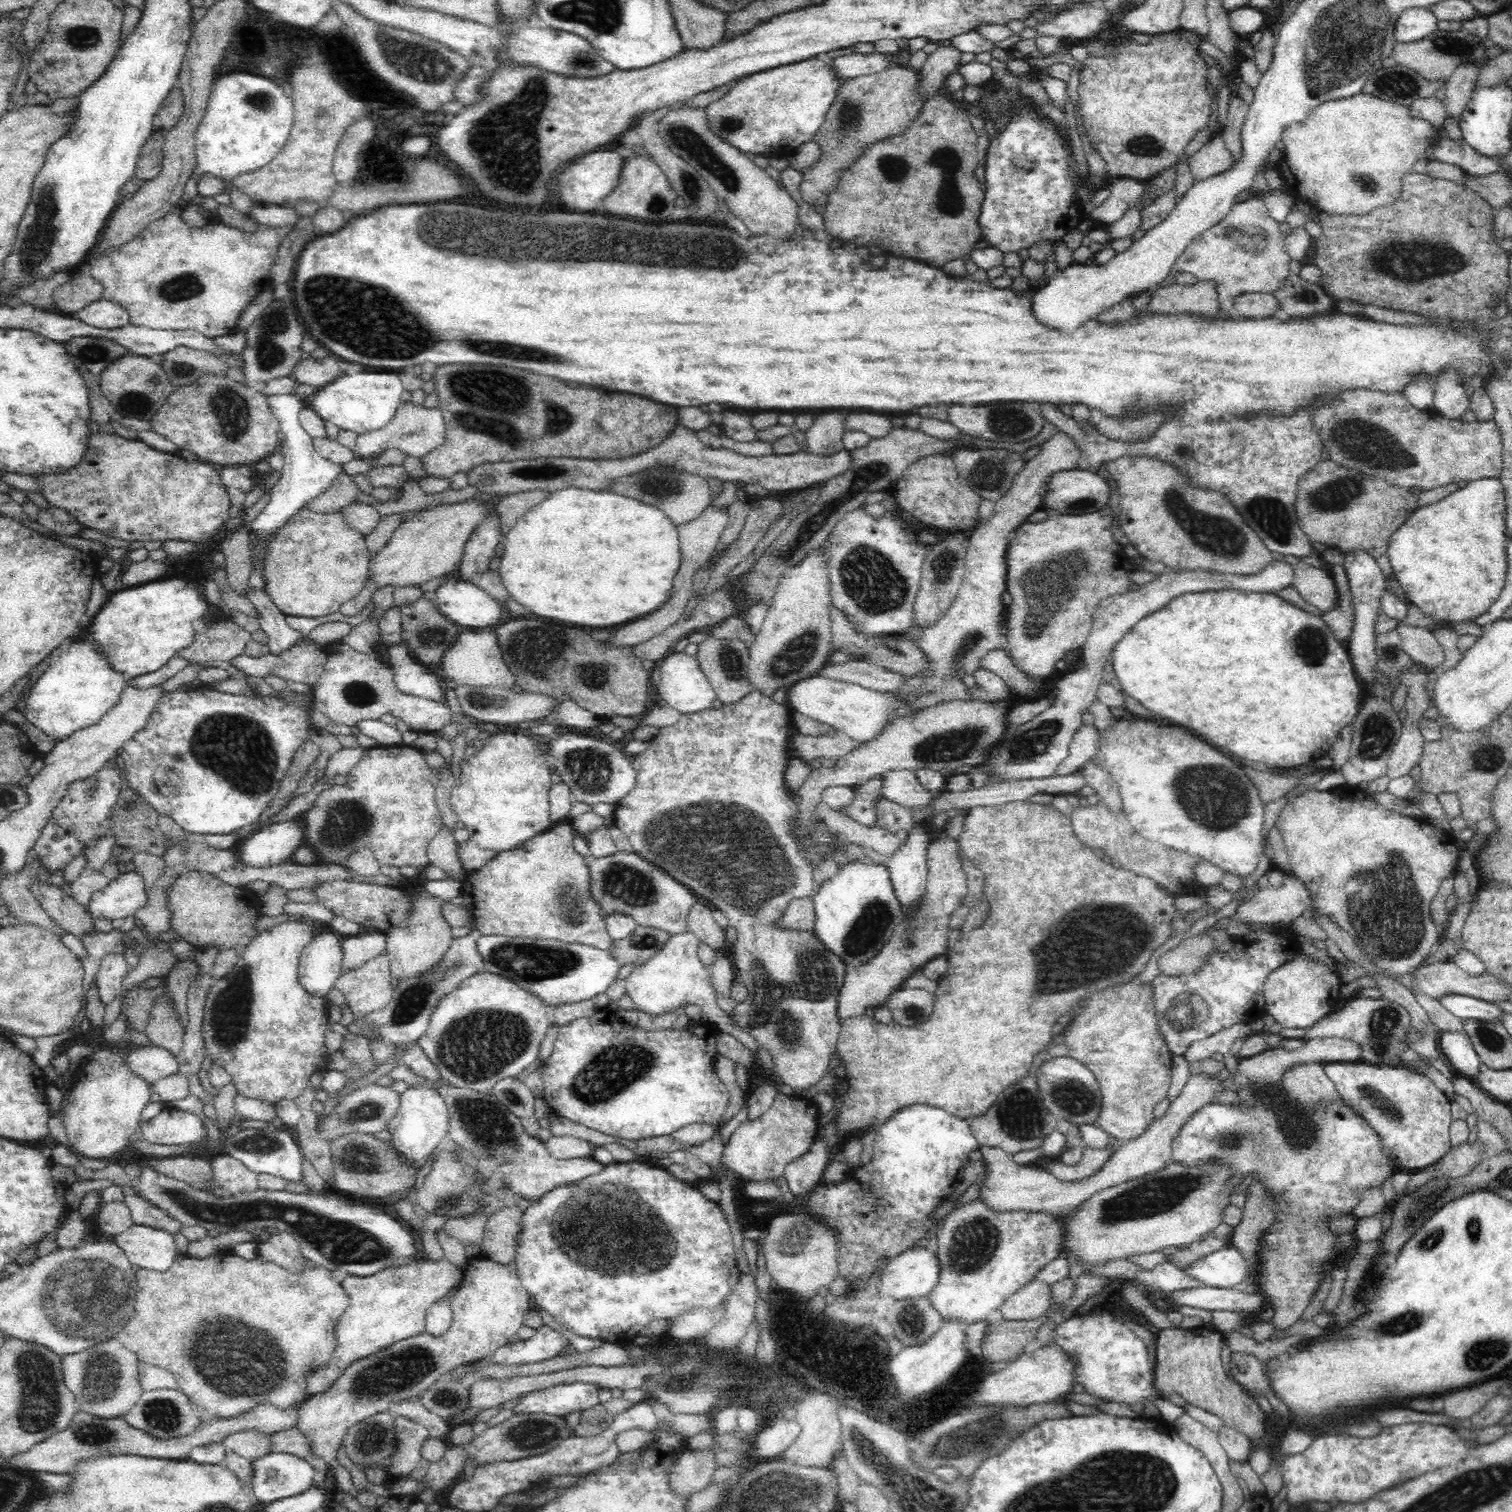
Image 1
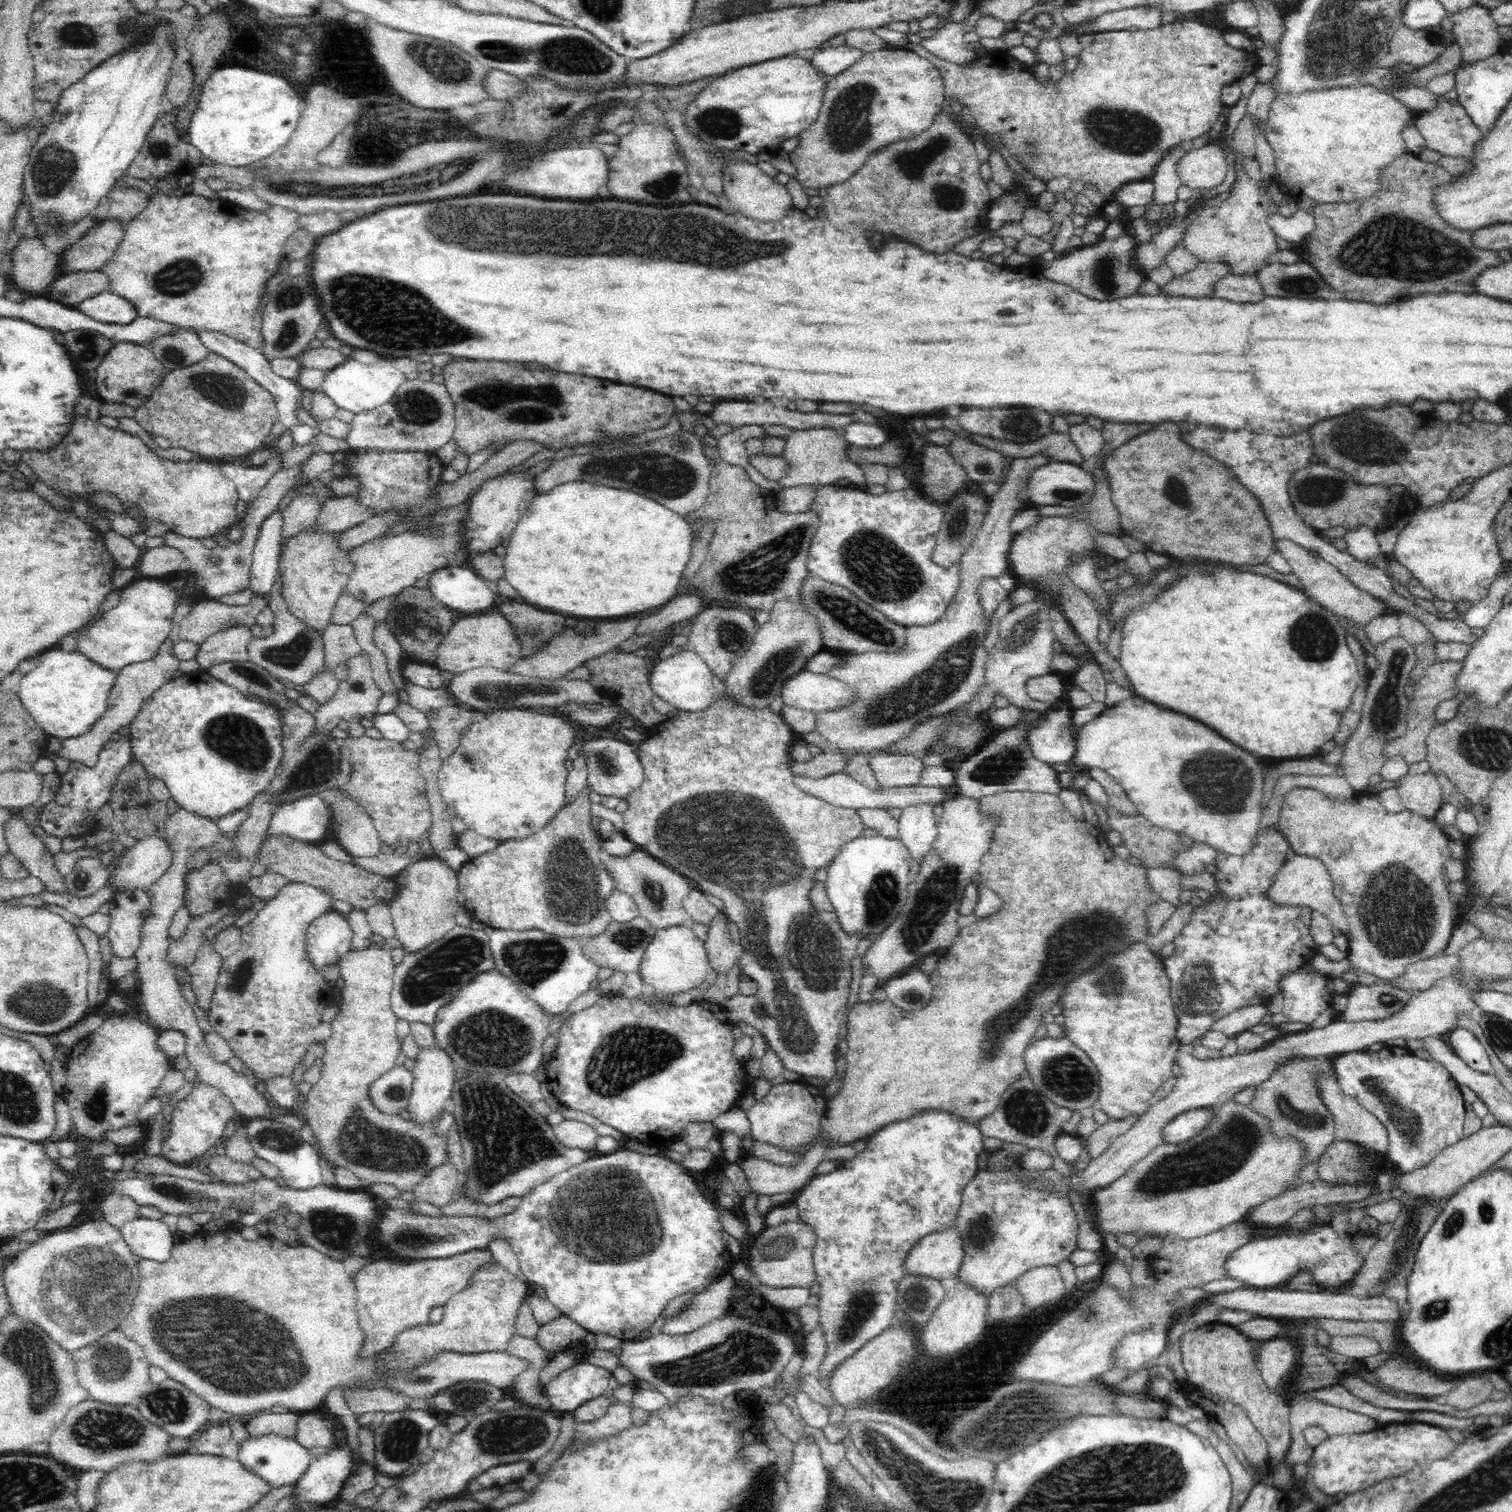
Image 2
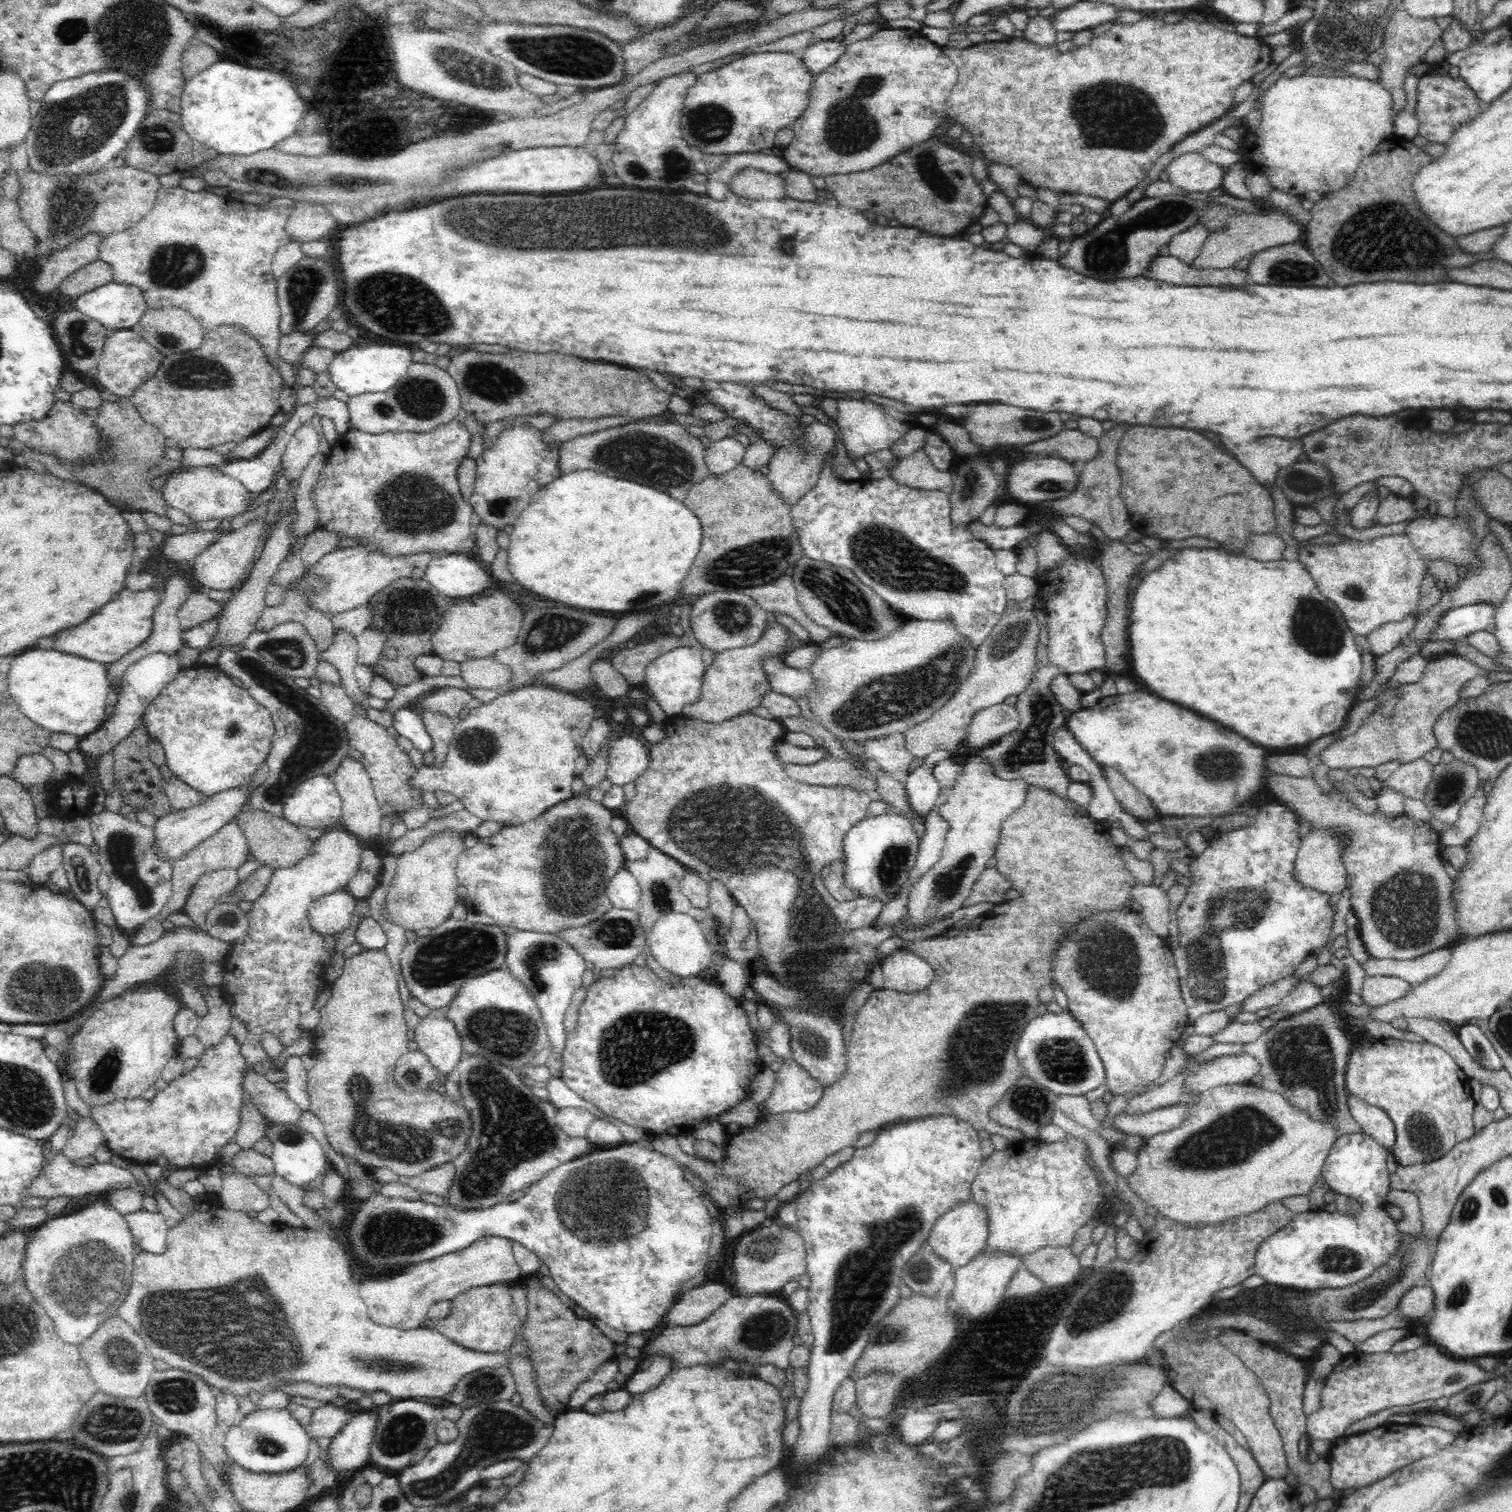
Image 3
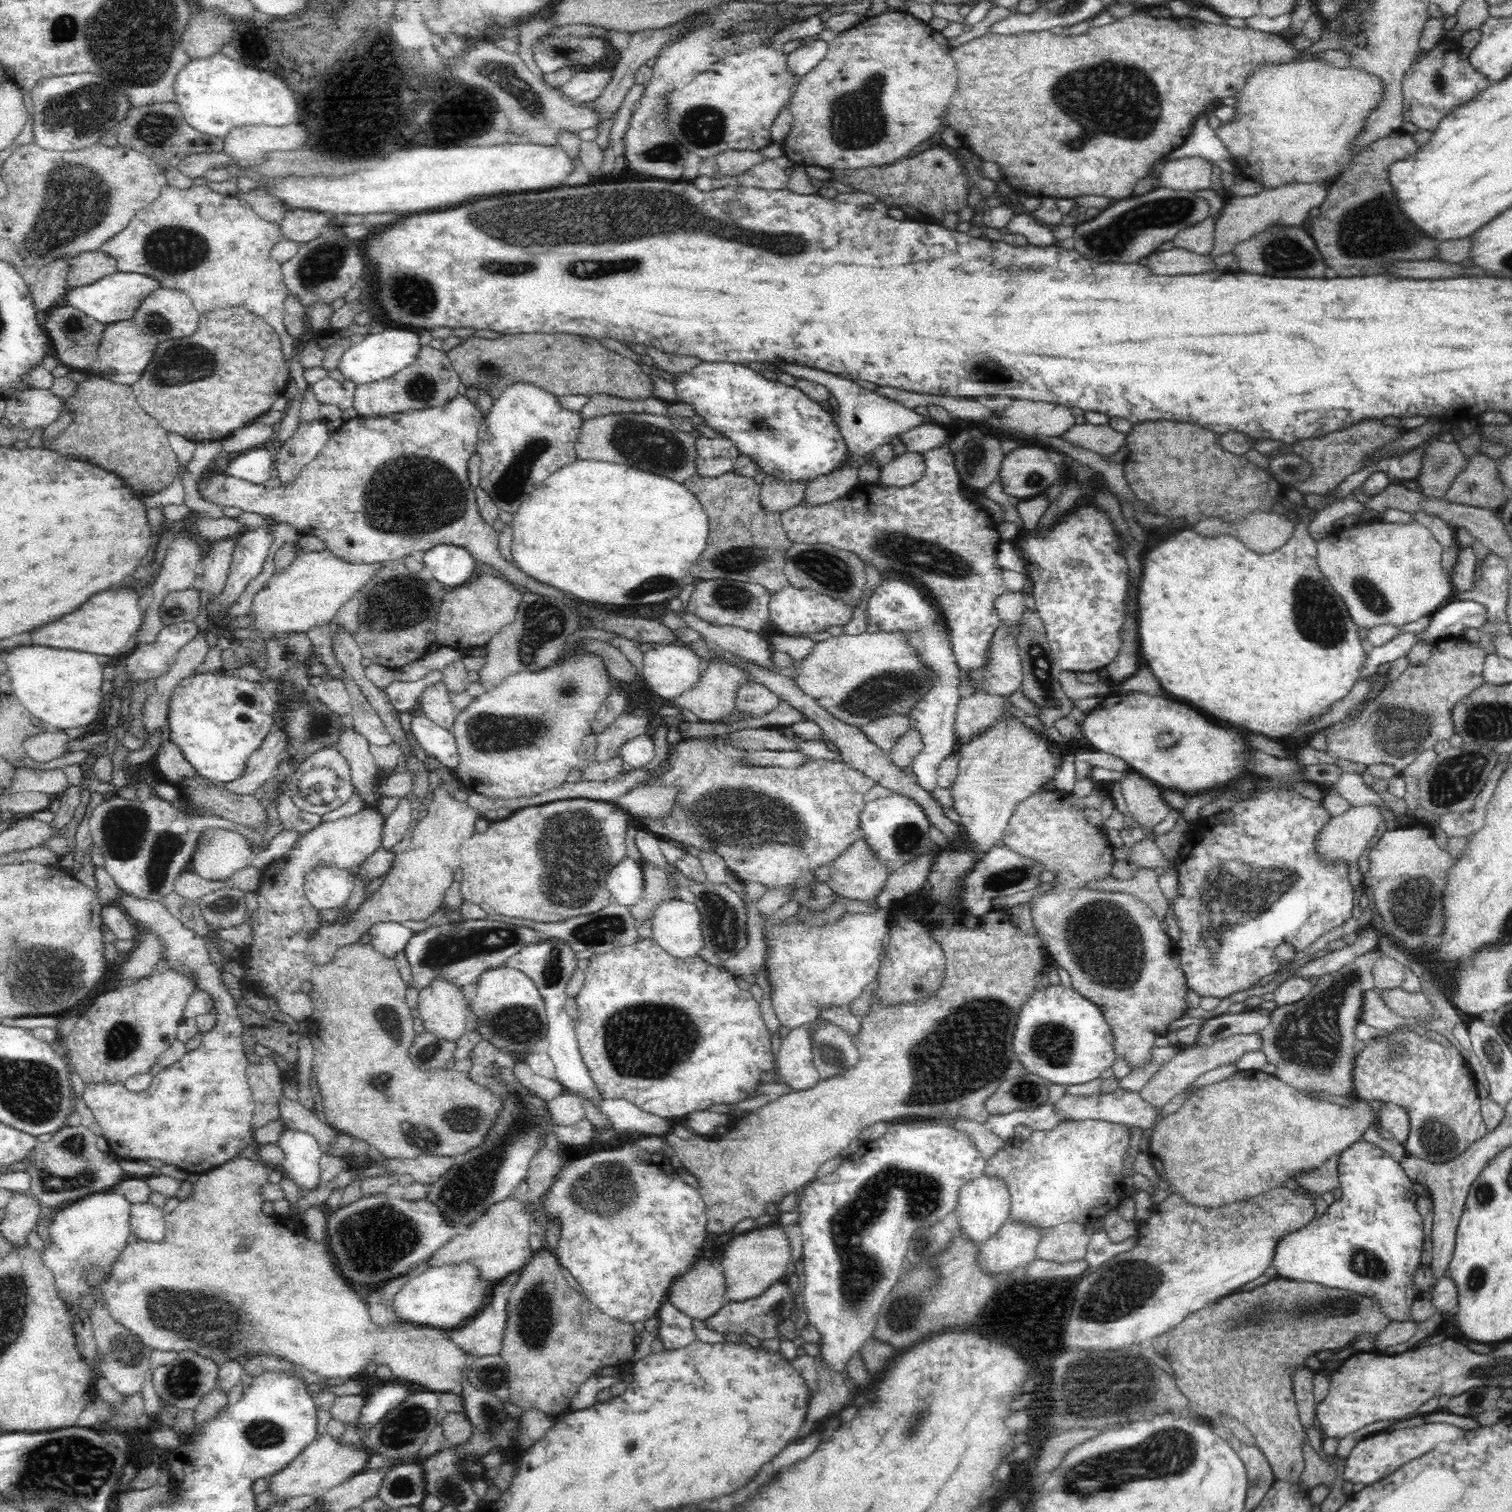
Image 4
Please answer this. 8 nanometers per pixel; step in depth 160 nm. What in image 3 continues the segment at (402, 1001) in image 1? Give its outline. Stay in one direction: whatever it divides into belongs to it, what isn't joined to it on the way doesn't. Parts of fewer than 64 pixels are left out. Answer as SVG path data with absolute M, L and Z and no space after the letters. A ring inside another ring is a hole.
M450 918L432 928L427 936L407 942L401 952L400 969L410 996L432 1009L446 1009L461 986L471 978L489 970L503 968L508 939L498 925L472 923L467 919Z

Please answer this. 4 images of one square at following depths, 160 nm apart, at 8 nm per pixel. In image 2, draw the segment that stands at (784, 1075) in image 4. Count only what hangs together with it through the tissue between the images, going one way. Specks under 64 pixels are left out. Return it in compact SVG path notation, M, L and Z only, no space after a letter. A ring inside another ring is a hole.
M800 1080L772 1085L762 1102L752 1106L747 1113L753 1138L772 1143L775 1148L787 1150L792 1145L808 1142L820 1126L820 1117L827 1108L823 1089Z

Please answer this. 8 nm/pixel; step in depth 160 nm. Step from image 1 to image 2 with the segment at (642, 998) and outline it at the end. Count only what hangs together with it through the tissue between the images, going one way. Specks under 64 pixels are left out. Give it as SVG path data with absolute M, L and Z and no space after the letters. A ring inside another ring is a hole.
M676 925L656 930L644 952L639 973L642 982L650 985L658 997L667 999L666 996L676 996L692 988L698 988L710 968L704 942L698 940L690 926Z

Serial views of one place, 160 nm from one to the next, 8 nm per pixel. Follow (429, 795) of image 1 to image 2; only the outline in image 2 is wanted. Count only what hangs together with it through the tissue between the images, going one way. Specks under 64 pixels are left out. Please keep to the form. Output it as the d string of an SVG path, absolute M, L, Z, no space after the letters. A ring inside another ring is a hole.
M345 736L343 746L350 753L350 780L341 786L346 793L352 793L372 815L374 827L378 830L382 844L395 848L400 841L406 848L410 842L420 842L423 834L430 830L431 807L427 799L426 779L420 773L420 756L406 750L396 741L362 736Z

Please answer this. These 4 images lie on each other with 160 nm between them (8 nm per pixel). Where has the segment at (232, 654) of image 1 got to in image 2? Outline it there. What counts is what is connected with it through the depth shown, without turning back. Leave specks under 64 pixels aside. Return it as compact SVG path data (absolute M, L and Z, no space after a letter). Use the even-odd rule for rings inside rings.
M253 592L251 599L241 607L230 606L215 599L198 600L187 608L177 627L180 639L190 639L202 644L212 634L232 624L255 624L260 609L271 604L268 597Z

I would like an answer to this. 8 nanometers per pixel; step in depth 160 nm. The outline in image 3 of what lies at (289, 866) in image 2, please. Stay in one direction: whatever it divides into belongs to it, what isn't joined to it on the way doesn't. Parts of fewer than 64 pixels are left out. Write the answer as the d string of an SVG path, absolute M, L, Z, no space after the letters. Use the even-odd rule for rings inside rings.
M245 806L235 817L242 836L246 839L250 854L268 867L285 867L300 860L311 847L306 830L288 822L284 817L278 817L271 812Z

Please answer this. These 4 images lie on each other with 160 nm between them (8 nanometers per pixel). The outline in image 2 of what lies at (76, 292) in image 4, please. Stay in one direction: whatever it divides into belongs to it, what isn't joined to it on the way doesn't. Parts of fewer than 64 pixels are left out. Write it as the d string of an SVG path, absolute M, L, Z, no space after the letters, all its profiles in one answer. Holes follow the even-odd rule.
M109 290L85 298L75 307L86 316L104 324L128 326L138 317L134 303Z

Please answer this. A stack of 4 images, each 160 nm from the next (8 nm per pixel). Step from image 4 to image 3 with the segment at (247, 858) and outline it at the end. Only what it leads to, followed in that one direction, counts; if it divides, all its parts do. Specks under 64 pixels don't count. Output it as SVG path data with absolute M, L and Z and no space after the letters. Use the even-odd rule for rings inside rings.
M236 867L204 871L191 886L191 893L182 910L183 914L190 917L200 930L206 932L205 919L208 910L214 906L220 895L227 893L236 884L238 884Z

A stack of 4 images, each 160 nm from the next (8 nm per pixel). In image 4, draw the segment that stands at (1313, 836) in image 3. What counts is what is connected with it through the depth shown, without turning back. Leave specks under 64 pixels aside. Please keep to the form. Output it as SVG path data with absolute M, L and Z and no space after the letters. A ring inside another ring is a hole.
M1374 804L1351 806L1341 815L1332 817L1331 822L1328 822L1320 832L1320 836L1316 840L1320 857L1328 858L1328 861L1346 861L1348 868L1356 865L1356 861L1366 848L1366 844L1372 840L1372 836L1376 834L1376 830L1382 822L1384 822L1384 814L1382 814L1380 806L1374 806Z

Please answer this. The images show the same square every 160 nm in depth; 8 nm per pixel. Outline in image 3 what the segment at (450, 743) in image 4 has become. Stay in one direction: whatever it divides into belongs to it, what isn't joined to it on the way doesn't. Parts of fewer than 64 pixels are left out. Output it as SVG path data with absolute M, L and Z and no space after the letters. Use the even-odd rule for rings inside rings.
M403 707L392 715L392 726L399 736L404 736L412 742L414 748L418 748L422 754L433 752L434 741L426 730L423 717L418 711Z

